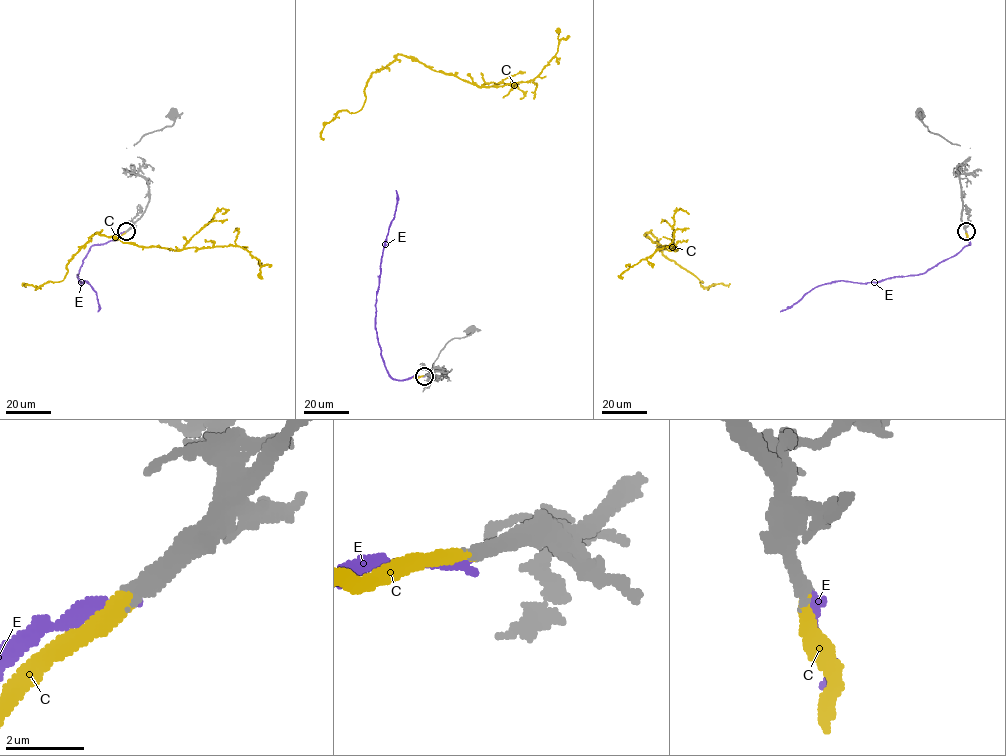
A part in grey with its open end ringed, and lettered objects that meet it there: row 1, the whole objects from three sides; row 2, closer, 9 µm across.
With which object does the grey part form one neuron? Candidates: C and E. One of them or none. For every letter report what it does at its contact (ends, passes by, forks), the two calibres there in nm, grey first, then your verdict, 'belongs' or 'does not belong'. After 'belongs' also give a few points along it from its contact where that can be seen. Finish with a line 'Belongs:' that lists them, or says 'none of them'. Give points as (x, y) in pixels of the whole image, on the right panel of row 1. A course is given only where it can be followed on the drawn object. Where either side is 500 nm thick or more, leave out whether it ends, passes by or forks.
C: it ends; calibres 460 and 360 nm; belongs; course (965, 231), (967, 241), (707, 287), (646, 233), (675, 249), (658, 249), (622, 278)
E: it ends; calibres 440 and 280 nm; does not belong
Belongs: C

